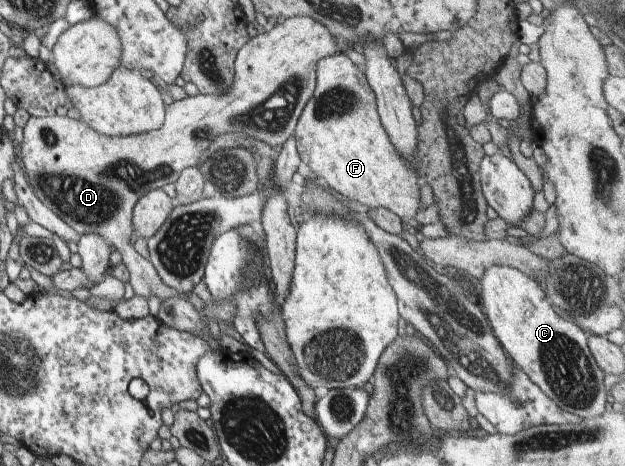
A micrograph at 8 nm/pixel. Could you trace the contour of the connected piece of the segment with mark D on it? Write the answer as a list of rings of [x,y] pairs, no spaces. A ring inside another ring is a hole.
[[[289,17],[279,21],[269,32],[251,37],[237,51],[231,89],[218,95],[200,93],[166,105],[166,115],[160,129],[138,135],[110,137],[93,130],[81,119],[62,117],[56,113],[44,117],[30,116],[17,136],[18,160],[35,196],[51,212],[55,212],[80,235],[101,235],[122,254],[122,262],[128,268],[135,295],[146,299],[158,296],[163,301],[183,296],[167,286],[151,261],[133,248],[135,232],[132,214],[137,201],[154,188],[162,189],[165,184],[175,184],[184,168],[199,166],[199,158],[205,155],[210,142],[219,134],[237,132],[257,138],[271,148],[283,146],[294,134],[298,118],[314,93],[317,63],[339,51],[335,37],[323,23],[311,17]]]

